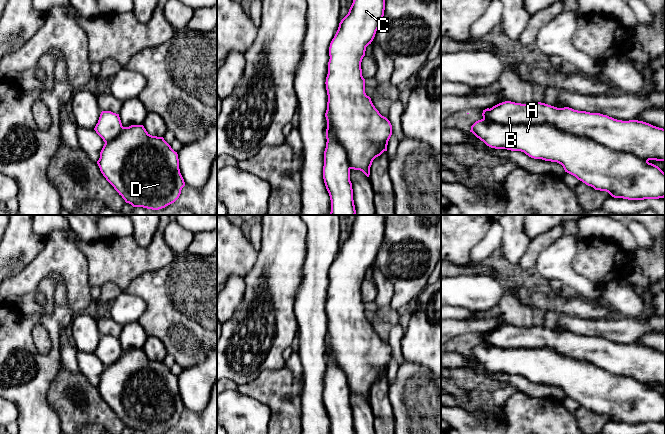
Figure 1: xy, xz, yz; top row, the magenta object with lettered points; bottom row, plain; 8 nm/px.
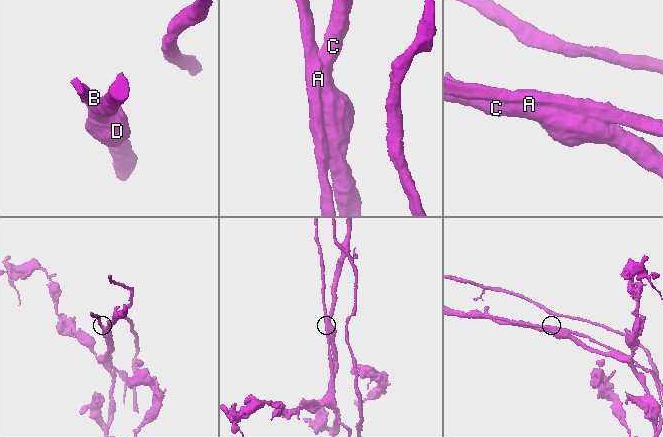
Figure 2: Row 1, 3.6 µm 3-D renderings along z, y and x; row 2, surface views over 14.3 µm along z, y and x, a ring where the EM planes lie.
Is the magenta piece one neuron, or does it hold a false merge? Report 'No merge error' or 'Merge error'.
Merge error

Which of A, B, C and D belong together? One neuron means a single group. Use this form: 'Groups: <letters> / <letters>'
Groups: A C D / B

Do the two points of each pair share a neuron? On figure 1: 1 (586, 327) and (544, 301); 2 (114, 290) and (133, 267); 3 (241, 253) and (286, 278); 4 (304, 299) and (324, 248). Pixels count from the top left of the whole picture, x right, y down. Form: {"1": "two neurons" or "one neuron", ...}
{"1": "two neurons", "2": "two neurons", "3": "two neurons", "4": "one neuron"}

